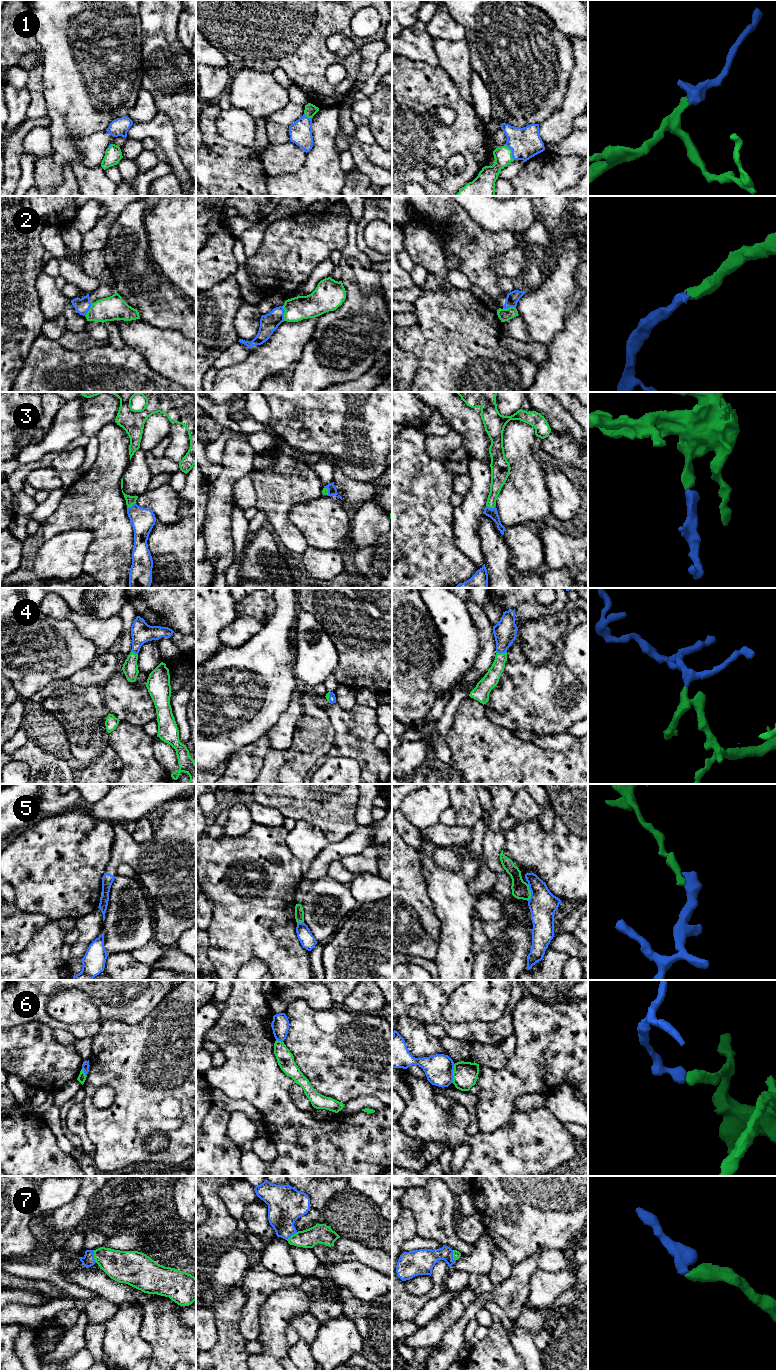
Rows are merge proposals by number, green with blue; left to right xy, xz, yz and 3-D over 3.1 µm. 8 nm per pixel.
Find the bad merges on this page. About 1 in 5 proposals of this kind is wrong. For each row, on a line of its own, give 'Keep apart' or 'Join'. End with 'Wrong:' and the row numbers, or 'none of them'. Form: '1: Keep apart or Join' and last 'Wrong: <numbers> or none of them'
1: Join
2: Keep apart
3: Join
4: Join
5: Join
6: Keep apart
7: Join
Wrong: 2, 6

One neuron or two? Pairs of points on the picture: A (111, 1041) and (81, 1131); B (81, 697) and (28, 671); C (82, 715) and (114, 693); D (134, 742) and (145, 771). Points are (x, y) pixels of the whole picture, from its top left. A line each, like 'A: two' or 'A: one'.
A: two
B: two
C: two
D: one

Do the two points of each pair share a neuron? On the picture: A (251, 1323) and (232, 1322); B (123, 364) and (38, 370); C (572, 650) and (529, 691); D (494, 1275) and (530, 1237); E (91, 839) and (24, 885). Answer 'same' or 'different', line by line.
A: different
B: same
C: different
D: different
E: same

